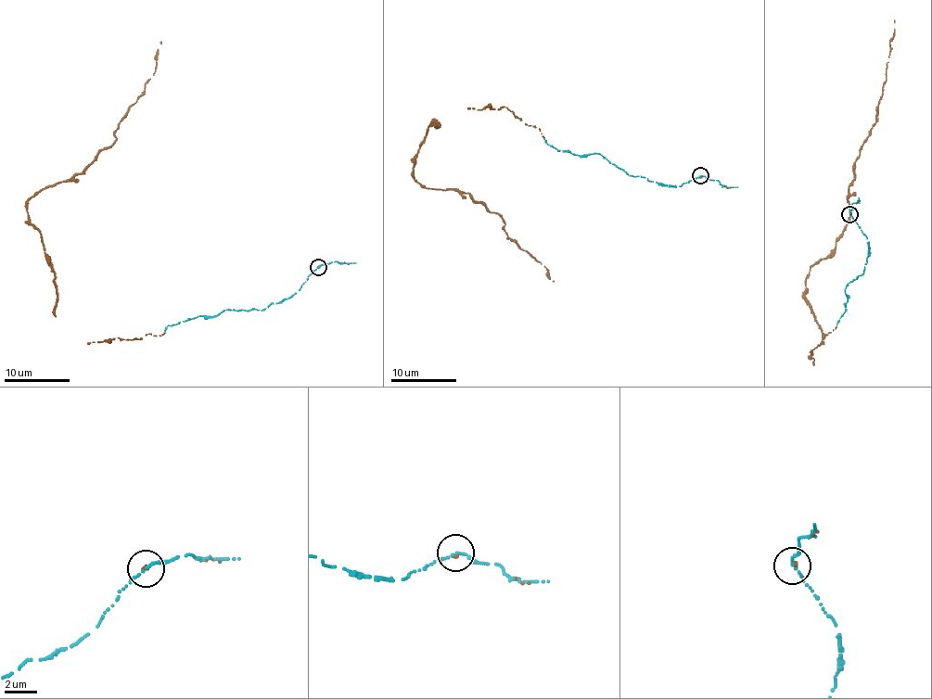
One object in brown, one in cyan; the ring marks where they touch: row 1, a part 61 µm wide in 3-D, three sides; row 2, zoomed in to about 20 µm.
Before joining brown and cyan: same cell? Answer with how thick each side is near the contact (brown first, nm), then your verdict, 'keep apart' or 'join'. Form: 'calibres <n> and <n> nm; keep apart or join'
calibres 200 and 160 nm; join

